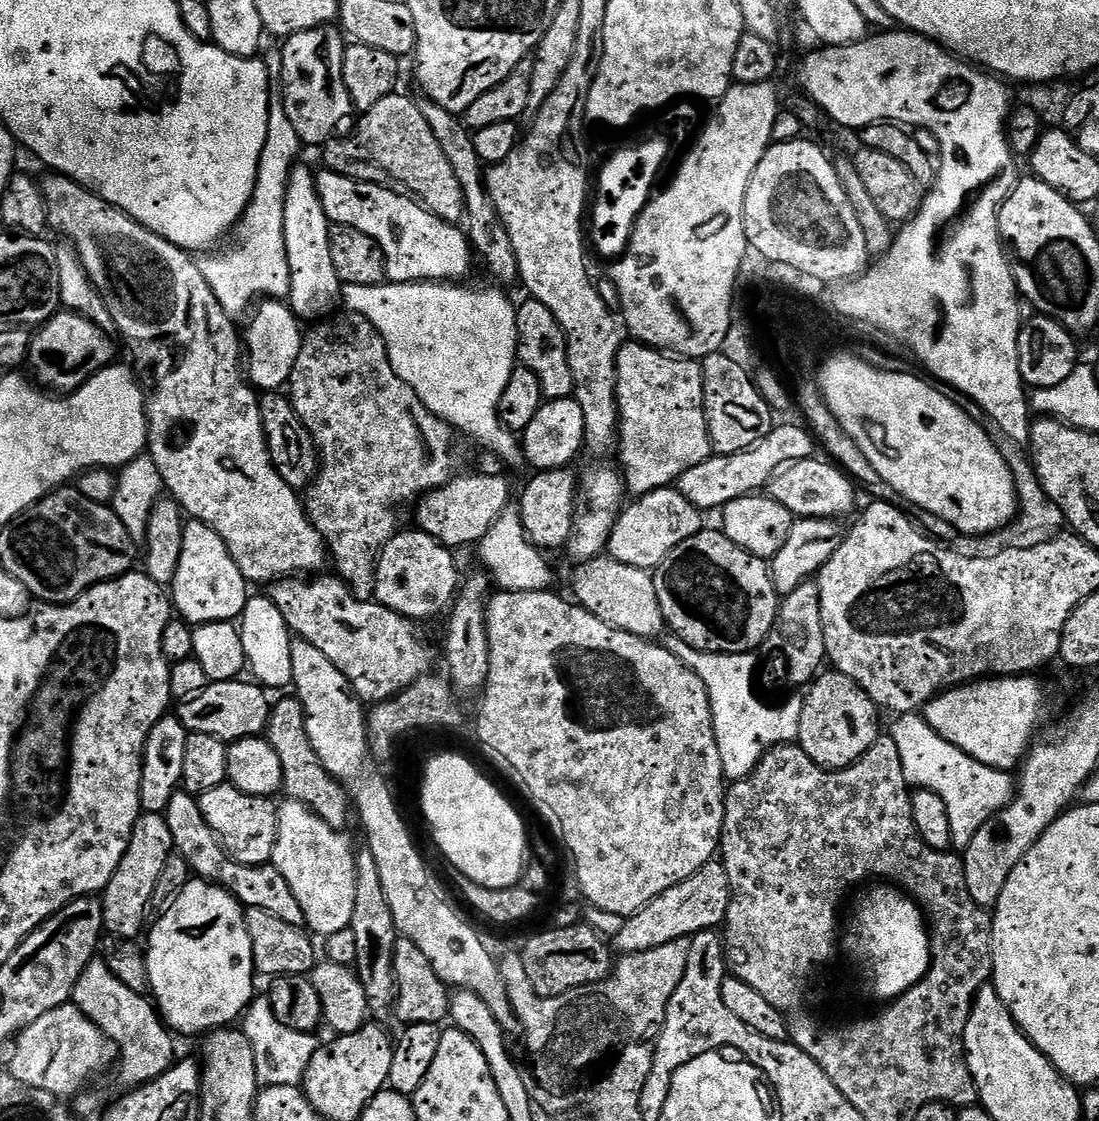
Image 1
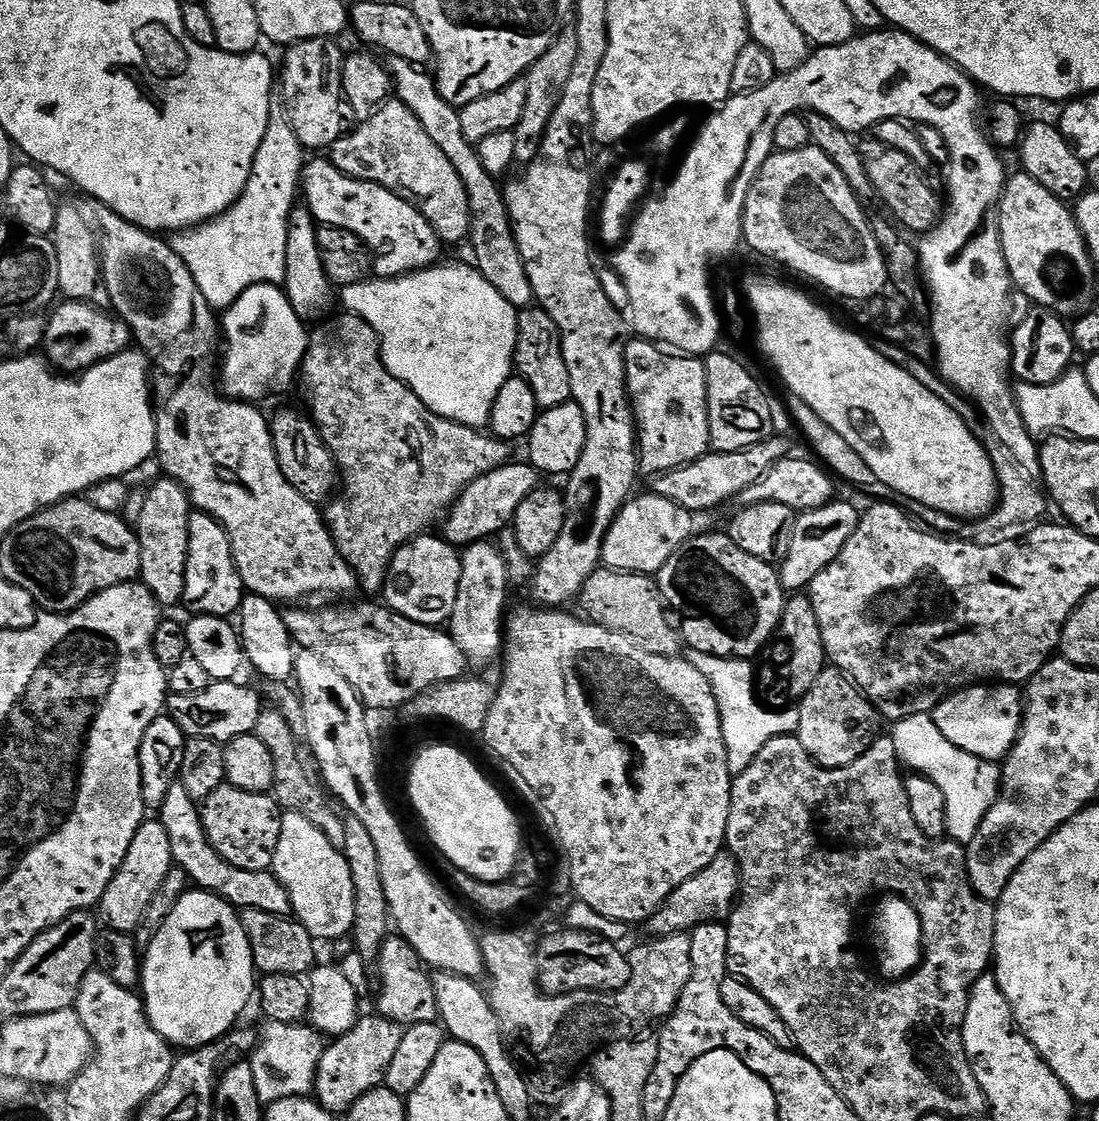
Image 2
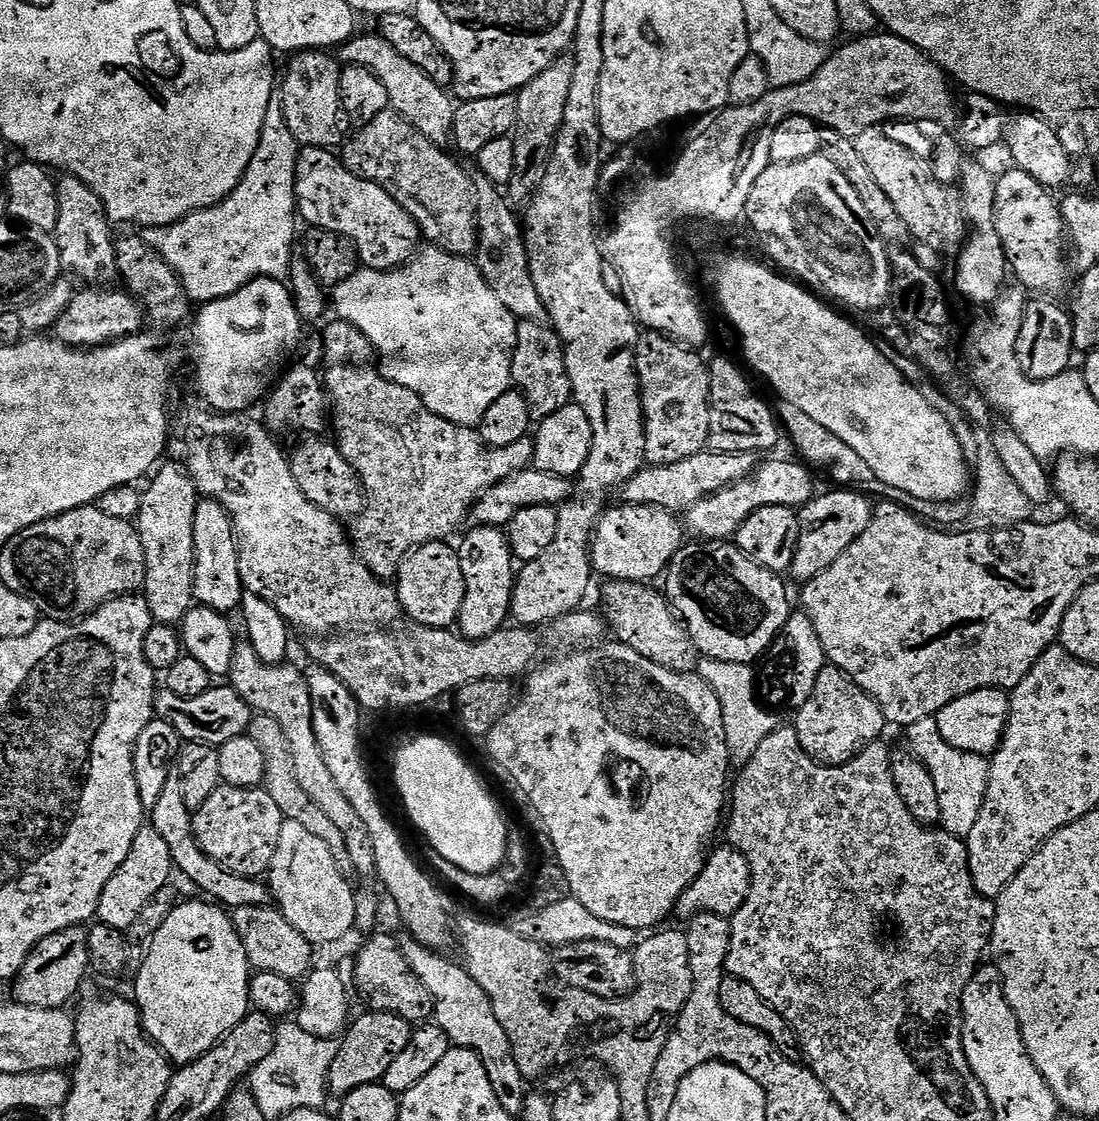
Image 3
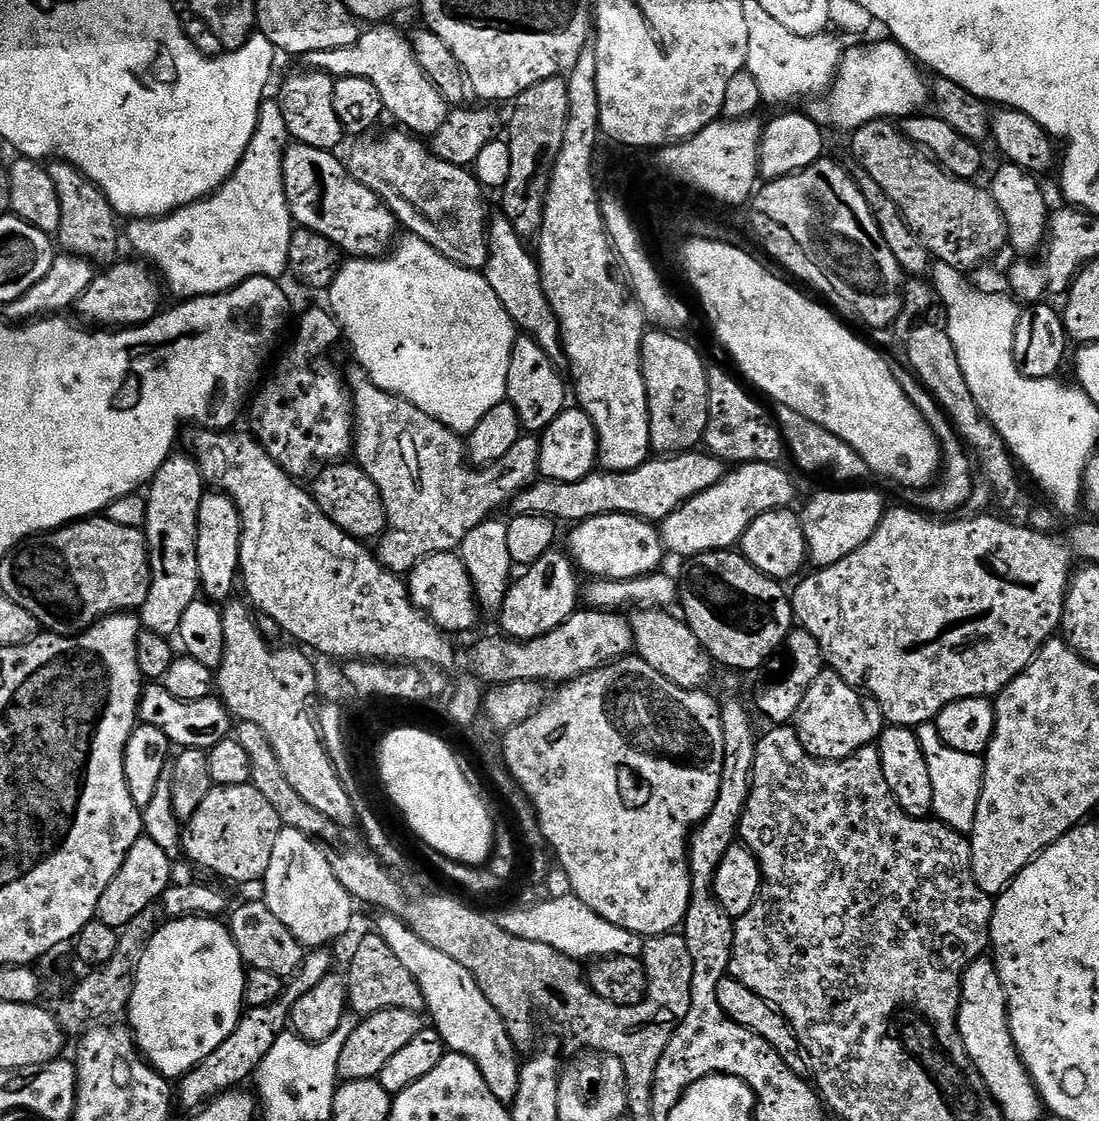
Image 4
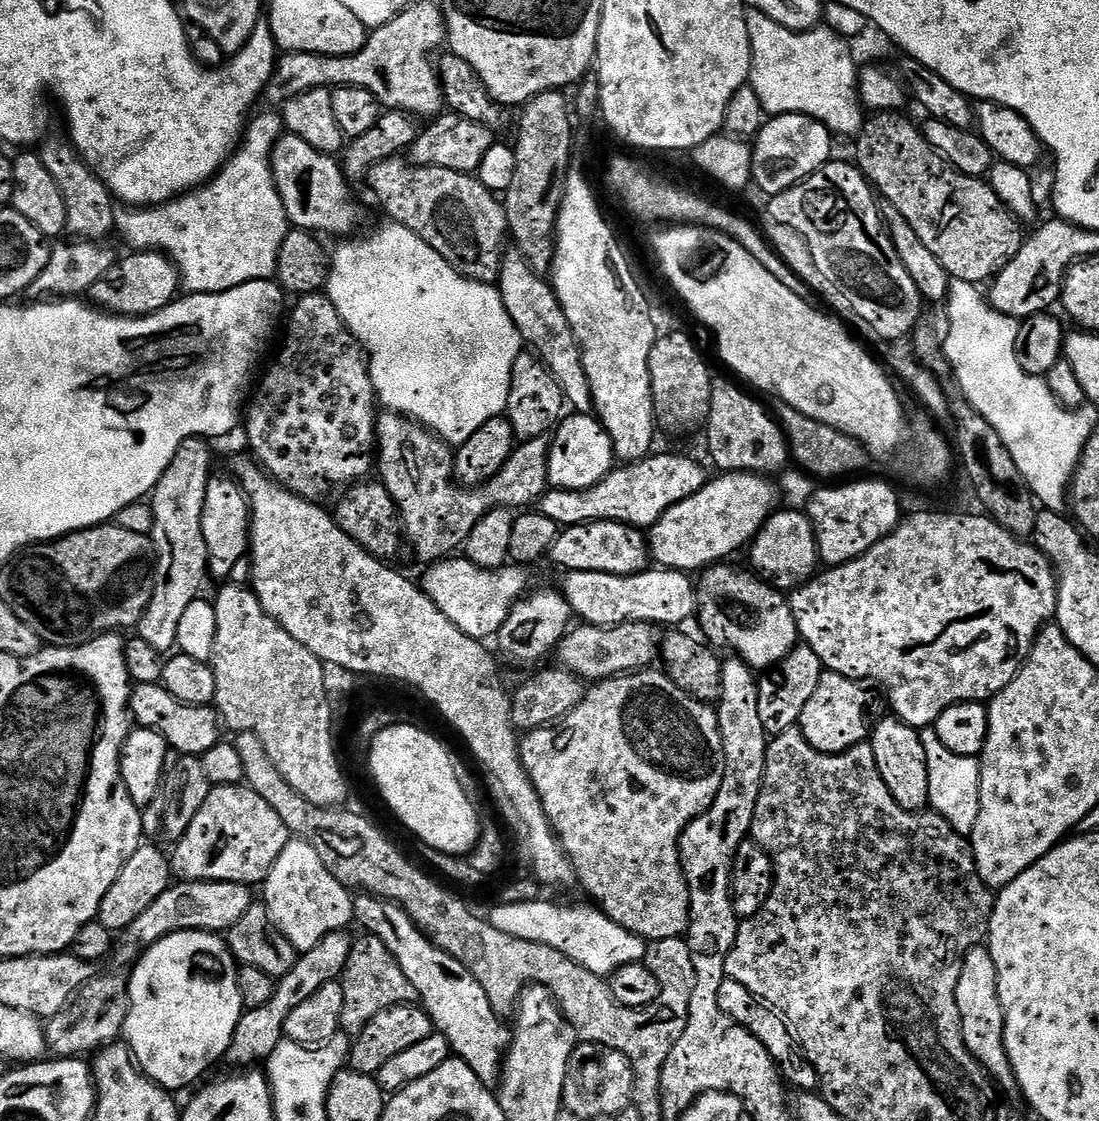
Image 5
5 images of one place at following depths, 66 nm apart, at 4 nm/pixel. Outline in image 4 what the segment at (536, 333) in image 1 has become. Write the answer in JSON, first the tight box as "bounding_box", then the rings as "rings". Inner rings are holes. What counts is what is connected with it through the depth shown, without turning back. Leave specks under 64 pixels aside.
{"bounding_box":[507,335,570,434],"rings":[[[517,335],[514,350],[510,354],[510,374],[508,375],[507,403],[518,410],[521,429],[528,434],[543,434],[562,414],[570,400],[570,388],[560,377],[557,361],[551,360],[542,346],[532,336]]]}

